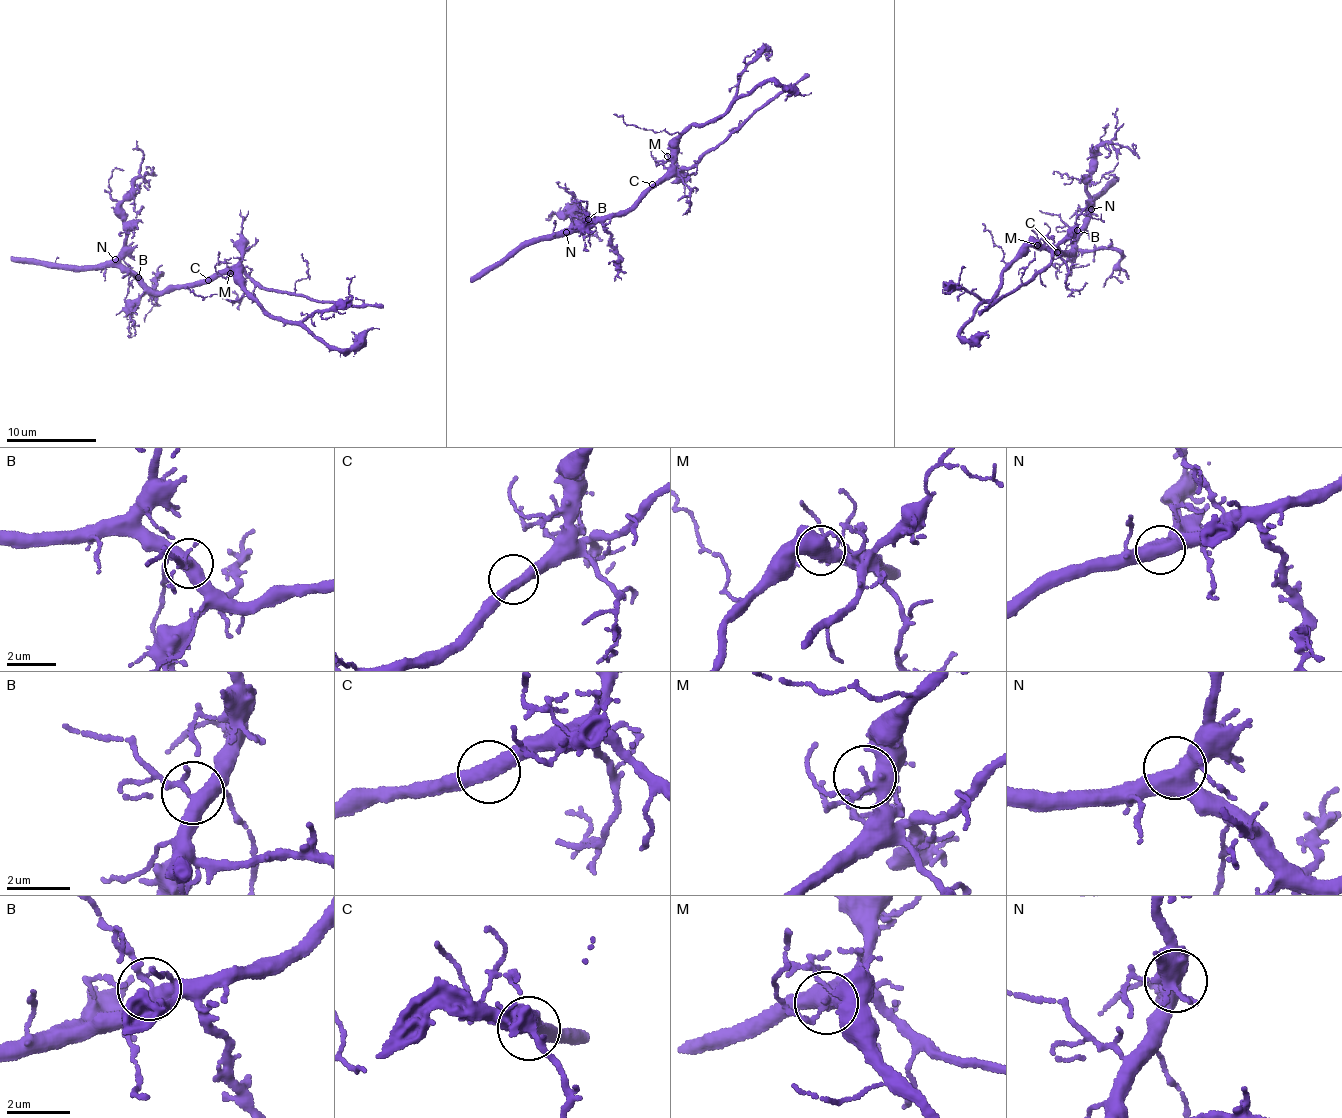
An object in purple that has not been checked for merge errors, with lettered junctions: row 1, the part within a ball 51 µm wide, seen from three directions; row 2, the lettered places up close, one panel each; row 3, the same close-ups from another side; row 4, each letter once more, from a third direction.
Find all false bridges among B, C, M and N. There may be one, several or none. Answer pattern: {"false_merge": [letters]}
{"false_merge": []}

